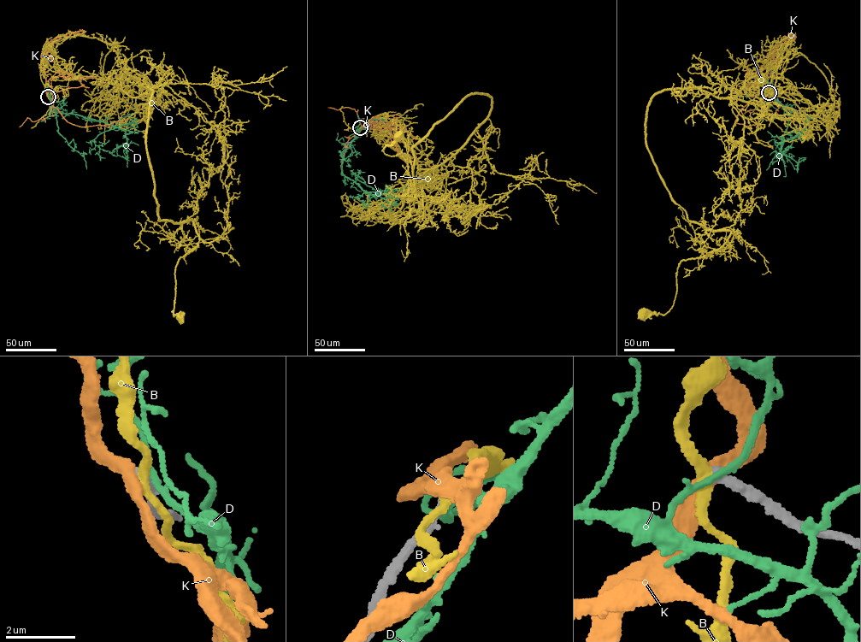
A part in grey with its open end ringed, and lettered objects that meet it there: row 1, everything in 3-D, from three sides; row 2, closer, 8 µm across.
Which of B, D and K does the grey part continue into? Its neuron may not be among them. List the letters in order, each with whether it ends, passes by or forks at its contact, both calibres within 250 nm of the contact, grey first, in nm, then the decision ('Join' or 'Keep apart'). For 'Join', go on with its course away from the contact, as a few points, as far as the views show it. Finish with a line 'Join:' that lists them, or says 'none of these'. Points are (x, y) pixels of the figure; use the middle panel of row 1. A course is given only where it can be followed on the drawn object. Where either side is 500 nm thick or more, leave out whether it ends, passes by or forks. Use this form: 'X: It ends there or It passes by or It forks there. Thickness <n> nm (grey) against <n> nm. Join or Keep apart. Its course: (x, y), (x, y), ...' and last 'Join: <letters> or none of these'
B: It passes by. Thickness 260 nm (grey) against 240 nm. Keep apart
D: It passes by. Thickness 320 nm (grey) against 180 nm. Keep apart
K: It passes by. Thickness 260 nm (grey) against 360 nm. Keep apart
Join: none of these

